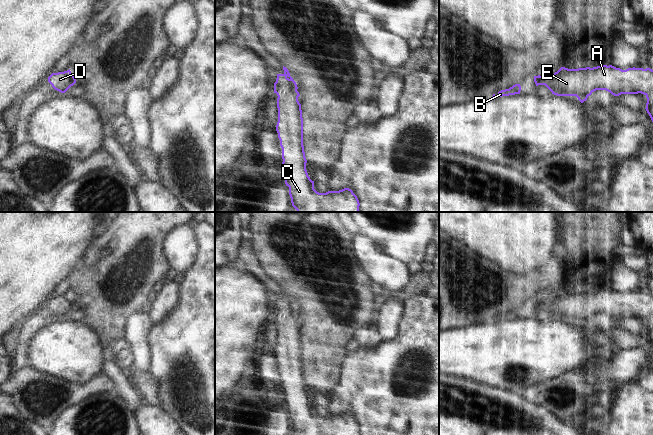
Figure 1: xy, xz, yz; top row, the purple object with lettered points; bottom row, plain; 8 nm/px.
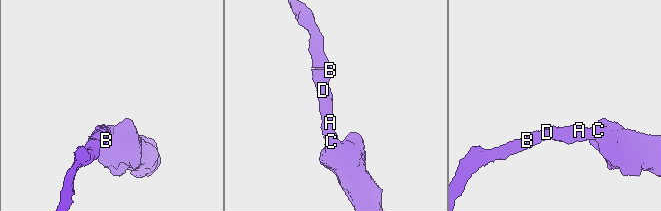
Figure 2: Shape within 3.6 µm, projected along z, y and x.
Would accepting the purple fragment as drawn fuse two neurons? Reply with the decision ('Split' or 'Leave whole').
Leave whole

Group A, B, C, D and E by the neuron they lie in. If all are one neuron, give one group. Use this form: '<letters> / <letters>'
A B C D E

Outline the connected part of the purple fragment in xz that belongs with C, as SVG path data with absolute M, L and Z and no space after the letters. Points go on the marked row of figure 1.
M283 66L283 70L283 74L277 74L277 79L274 83L274 93L278 96L276 131L282 148L282 176L285 178L286 186L289 187L292 206L297 212L359 212L359 200L351 189L344 188L326 193L319 193L314 189L314 181L310 179L306 170L307 160L303 146L303 118L301 104L298 101L300 94L297 91L297 84L290 76L288 69Z

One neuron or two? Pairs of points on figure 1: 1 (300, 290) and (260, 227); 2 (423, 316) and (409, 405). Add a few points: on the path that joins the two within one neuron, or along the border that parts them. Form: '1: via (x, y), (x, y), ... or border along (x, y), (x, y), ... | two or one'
1: via (293, 274), (286, 263), (270, 247), (270, 243) | one
2: via (414, 340), (399, 355), (390, 376), (389, 387) | one

